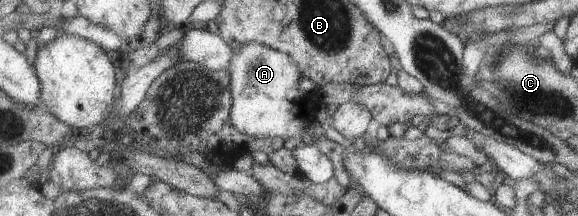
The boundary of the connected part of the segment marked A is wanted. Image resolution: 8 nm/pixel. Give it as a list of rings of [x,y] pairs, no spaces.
[[[251,42],[234,52],[228,71],[234,91],[230,119],[239,132],[258,139],[279,137],[289,140],[300,136],[299,146],[315,144],[315,136],[307,129],[317,121],[315,114],[322,99],[317,90],[305,93],[299,90],[299,81],[305,76],[289,54]]]

